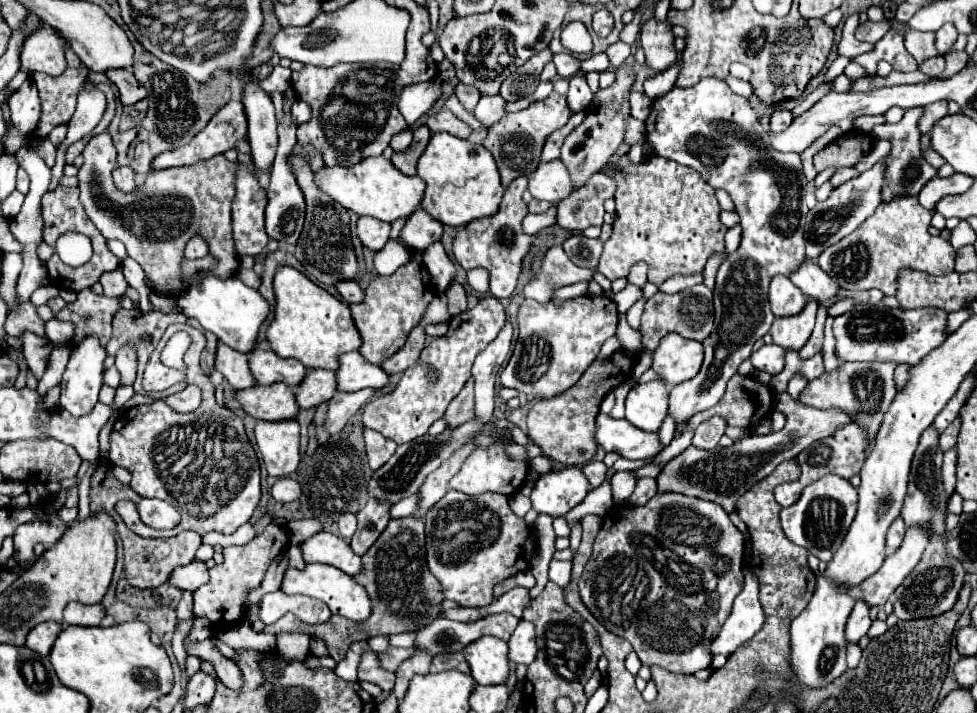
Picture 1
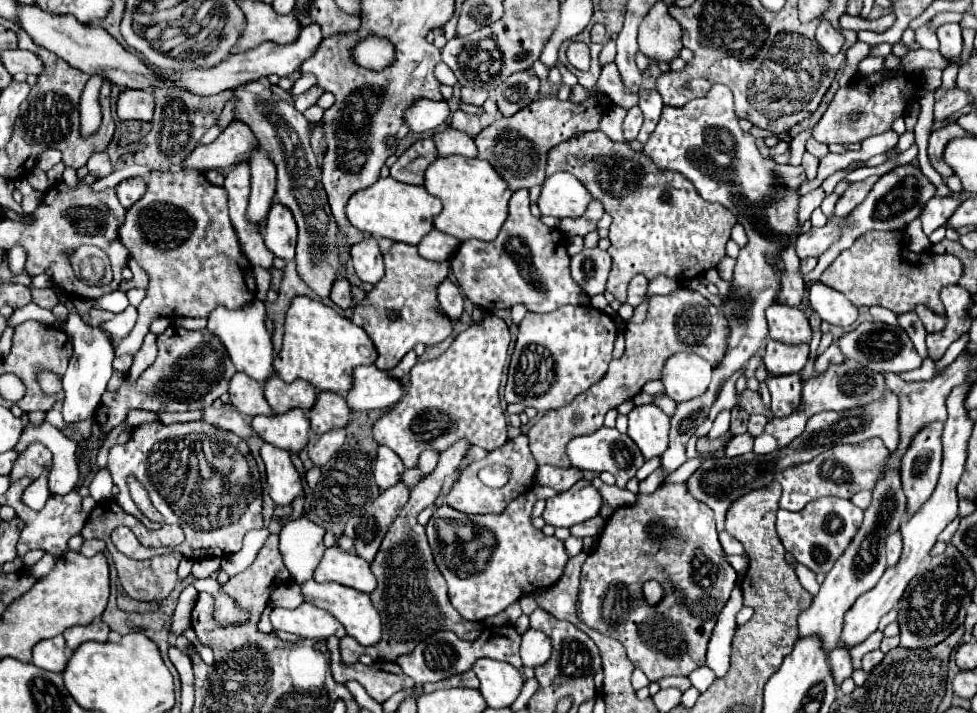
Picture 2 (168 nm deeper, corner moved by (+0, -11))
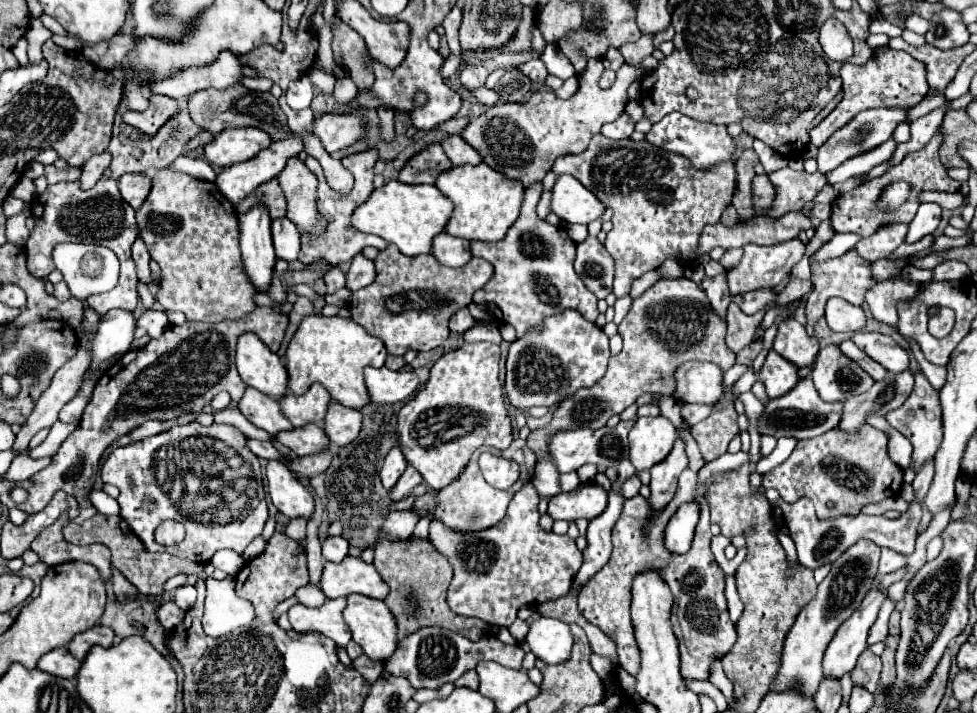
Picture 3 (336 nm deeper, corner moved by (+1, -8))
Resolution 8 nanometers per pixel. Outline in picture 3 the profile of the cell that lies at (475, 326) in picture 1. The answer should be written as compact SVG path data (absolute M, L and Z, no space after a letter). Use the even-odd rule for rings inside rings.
M491 342L463 344L461 348L443 354L431 368L431 376L413 400L409 400L397 422L399 448L407 462L415 466L423 480L441 490L455 482L469 464L473 450L493 446L505 450L513 436L511 416L503 402L499 382L499 346Z

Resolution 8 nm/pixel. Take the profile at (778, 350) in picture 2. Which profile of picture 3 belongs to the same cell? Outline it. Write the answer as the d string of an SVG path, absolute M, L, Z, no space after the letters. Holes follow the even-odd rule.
M771 350L759 372L759 380L765 384L767 396L773 400L773 398L781 398L789 390L793 390L795 384L799 382L799 376L797 376L795 366L789 366L789 362L785 362L785 358L781 358L775 350Z

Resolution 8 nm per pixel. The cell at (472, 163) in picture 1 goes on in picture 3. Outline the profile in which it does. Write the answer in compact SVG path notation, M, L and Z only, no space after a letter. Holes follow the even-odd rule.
M481 162L479 166L453 166L449 174L441 174L441 178L437 178L435 186L455 204L445 232L457 238L483 242L499 242L505 238L507 230L519 218L525 192L525 186L519 180L495 172L485 162Z

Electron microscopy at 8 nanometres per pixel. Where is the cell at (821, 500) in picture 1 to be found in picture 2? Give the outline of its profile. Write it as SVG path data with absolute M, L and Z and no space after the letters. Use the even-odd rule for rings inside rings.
M820 497L810 501L802 511L796 513L780 509L776 519L776 531L784 549L792 553L792 557L798 563L806 565L814 573L828 573L838 555L852 541L854 531L858 531L860 523L862 523L862 509L856 507L852 501L840 497Z

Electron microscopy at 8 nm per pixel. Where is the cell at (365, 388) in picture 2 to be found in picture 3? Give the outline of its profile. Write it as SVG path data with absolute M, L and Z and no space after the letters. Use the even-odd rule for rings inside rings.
M365 368L365 384L375 404L395 404L415 394L423 384L415 372L391 372L389 368Z

